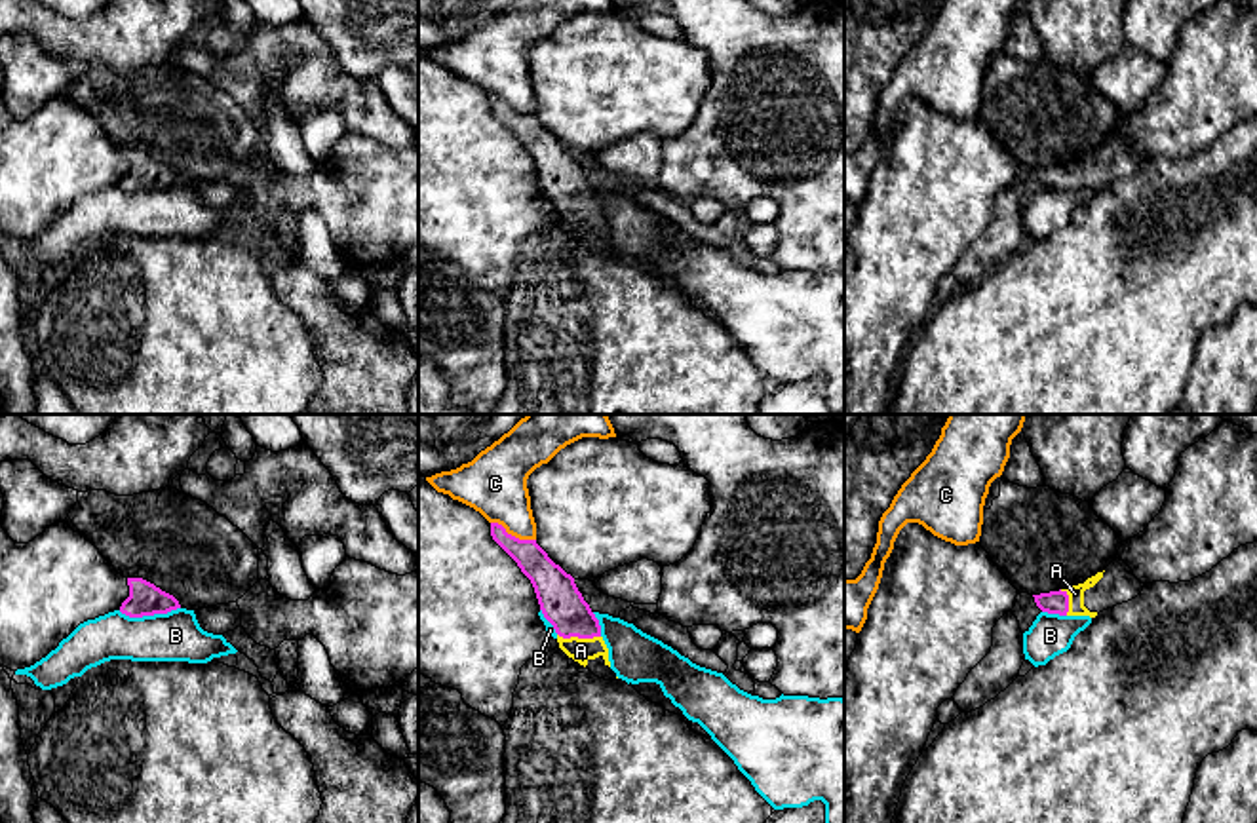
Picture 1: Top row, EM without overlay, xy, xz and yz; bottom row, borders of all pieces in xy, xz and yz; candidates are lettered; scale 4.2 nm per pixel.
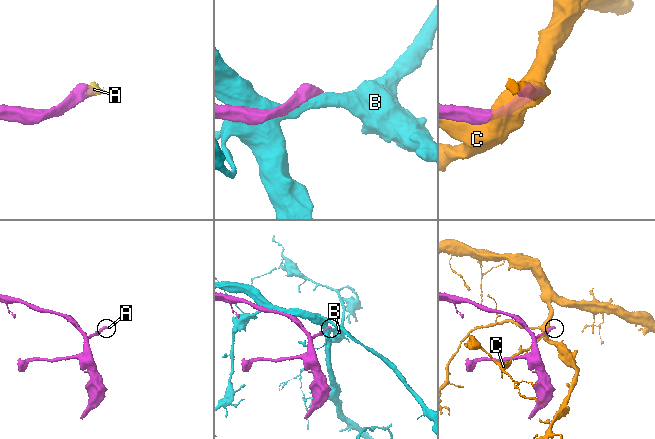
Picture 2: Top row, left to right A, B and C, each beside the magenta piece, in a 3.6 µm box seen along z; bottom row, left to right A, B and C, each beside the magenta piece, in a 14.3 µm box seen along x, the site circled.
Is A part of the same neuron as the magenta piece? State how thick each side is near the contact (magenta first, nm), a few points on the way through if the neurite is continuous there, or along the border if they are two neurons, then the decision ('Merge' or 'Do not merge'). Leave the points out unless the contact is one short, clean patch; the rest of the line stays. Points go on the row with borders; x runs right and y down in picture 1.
Thickness 180 nm (magenta) against 100 nm. Path across: xz (561, 603), (577, 626), (579, 637), (580, 650). Merge

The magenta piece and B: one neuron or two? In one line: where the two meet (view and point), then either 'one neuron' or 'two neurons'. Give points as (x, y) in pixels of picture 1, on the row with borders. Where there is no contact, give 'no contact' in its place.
xy (149, 614) | two neurons

